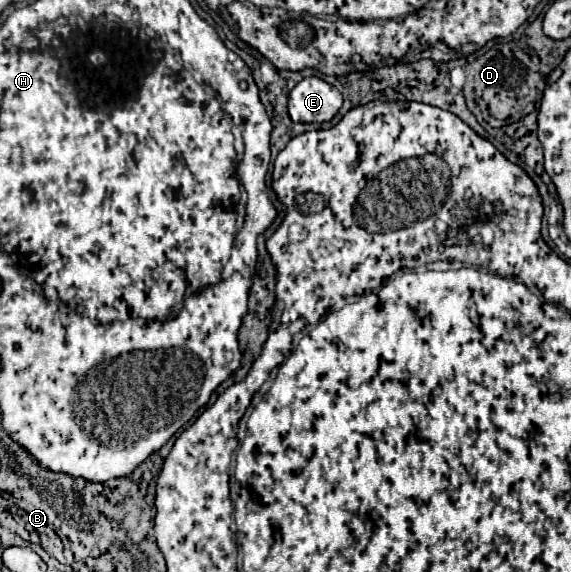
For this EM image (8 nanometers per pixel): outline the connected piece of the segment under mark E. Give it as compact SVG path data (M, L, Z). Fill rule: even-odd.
M307 77L289 93L289 115L295 123L327 123L343 105L337 87L319 77Z

